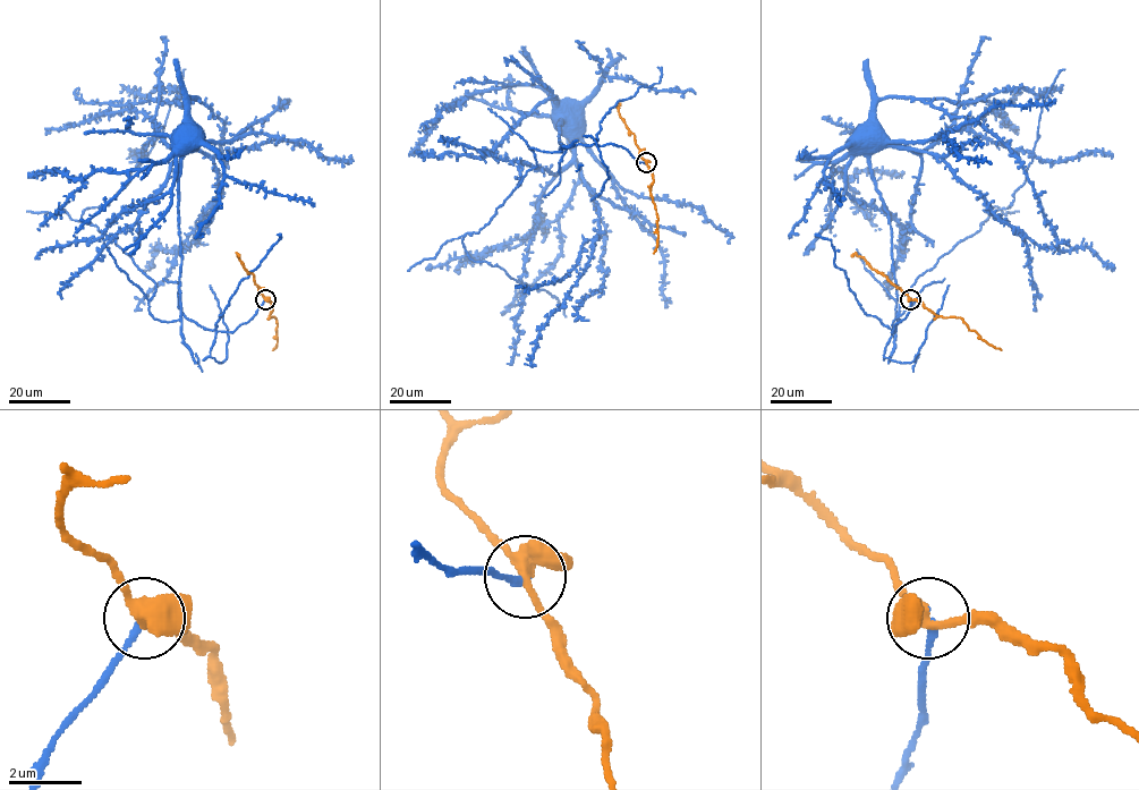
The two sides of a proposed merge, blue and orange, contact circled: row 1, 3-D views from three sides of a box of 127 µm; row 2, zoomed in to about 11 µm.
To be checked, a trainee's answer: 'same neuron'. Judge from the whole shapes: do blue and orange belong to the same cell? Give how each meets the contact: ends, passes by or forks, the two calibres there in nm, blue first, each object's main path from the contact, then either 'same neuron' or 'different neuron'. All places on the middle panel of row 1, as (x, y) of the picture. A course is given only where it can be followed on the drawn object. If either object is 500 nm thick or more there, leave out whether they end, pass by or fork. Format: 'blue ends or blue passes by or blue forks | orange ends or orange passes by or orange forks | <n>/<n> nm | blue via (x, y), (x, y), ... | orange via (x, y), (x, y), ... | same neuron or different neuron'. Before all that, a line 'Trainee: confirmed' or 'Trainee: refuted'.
Trainee: refuted
blue ends | orange forks | 180/380 nm | blue via (646, 163), (639, 162), (614, 144), (576, 144), (561, 151), (559, 128), (564, 109) | orange via (646, 163), (653, 177), (649, 189), (657, 220), (657, 245), (653, 253) | different neuron

